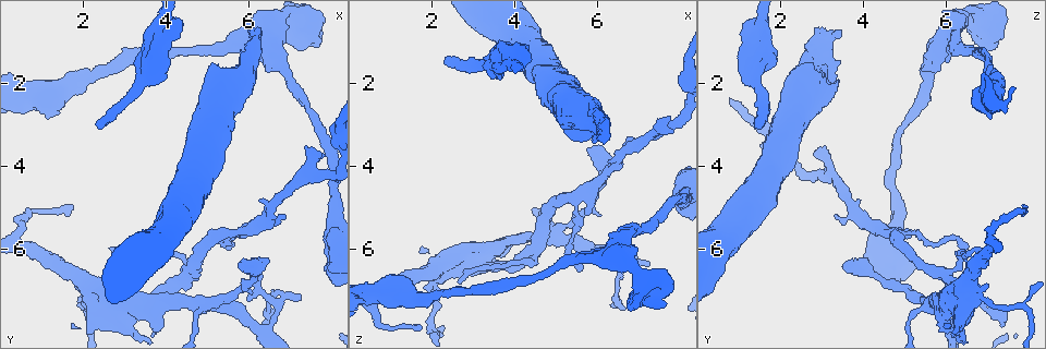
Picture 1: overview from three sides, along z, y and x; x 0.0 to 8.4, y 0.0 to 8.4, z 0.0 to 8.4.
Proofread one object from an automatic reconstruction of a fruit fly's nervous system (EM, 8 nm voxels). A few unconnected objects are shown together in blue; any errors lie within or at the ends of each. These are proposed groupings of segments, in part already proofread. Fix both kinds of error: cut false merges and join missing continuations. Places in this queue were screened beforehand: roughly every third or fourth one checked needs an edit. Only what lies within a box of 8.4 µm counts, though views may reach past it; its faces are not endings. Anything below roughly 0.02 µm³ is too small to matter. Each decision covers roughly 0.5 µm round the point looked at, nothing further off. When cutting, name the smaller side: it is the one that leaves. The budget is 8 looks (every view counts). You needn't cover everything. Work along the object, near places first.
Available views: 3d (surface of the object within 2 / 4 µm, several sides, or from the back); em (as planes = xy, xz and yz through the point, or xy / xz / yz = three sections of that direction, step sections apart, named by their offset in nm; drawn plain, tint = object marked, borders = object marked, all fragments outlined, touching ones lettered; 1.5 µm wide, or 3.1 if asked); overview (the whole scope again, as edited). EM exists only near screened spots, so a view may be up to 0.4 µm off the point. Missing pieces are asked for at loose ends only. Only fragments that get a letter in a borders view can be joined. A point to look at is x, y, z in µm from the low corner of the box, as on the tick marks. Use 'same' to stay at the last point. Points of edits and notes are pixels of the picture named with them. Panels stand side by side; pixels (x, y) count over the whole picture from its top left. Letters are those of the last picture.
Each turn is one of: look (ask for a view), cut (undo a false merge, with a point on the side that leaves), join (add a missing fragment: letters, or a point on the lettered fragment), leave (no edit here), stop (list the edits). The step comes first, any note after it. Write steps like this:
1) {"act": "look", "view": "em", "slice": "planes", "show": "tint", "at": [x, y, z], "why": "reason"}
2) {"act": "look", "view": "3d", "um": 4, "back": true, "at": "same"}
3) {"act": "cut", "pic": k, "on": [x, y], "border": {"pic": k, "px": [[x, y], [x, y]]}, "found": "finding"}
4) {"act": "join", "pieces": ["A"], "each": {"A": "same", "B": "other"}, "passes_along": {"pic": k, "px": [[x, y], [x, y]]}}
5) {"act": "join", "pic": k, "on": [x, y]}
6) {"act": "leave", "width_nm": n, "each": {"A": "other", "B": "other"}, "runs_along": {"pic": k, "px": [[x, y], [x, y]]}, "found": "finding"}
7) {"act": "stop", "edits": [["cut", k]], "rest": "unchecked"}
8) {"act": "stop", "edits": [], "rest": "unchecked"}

{"act": "look", "view": "3d", "um": 2, "back": true, "at": [1.70, 4.90, 7.85], "why": "thin end"}

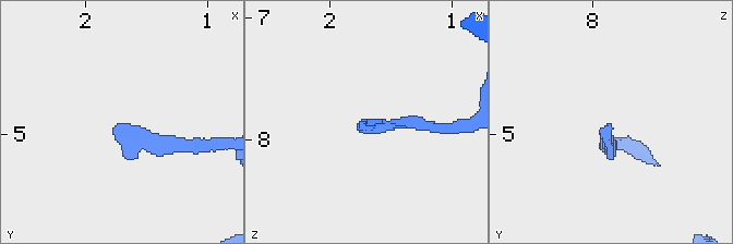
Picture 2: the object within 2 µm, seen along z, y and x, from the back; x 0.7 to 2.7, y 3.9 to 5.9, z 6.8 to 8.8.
{"act": "look", "view": "em", "slice": "xz", "step": 4, "show": "tint", "at": [1.76, 4.98, 7.86]}

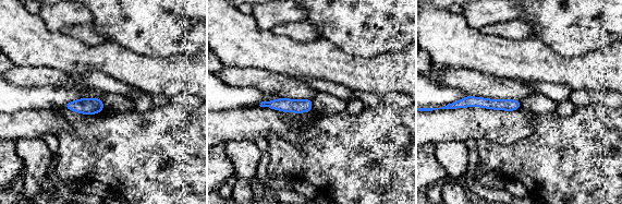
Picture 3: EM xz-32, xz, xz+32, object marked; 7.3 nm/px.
{"act": "look", "view": "em", "slice": "planes", "show": "borders", "at": "same", "why": "another direction"}

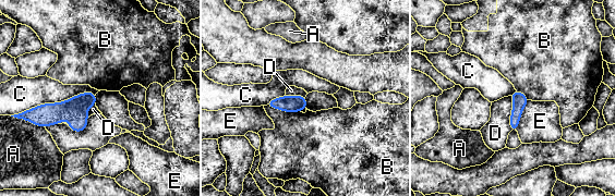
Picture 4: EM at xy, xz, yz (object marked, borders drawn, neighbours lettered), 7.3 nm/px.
{"act": "leave", "each": {"A": "other", "B": "other", "C": "other", "D": "other", "E": "other"}, "border": {"pic": 4, "px": [[510, 96], [511, 130]]}, "found": "no lettered fragment goes on from it"}

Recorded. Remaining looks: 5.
{"act": "look", "view": "em", "slice": "planes", "show": "tint", "at": [2.25, 1.90, 7.05], "why": "thick turns thin"}

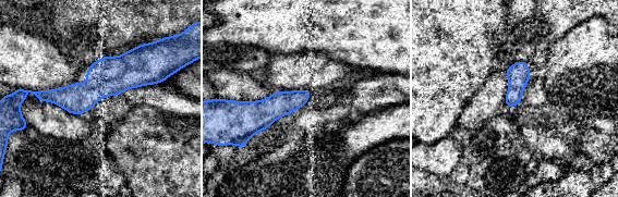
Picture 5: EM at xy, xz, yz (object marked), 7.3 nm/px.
{"act": "look", "view": "em", "slice": "planes", "show": "borders", "at": "same"}

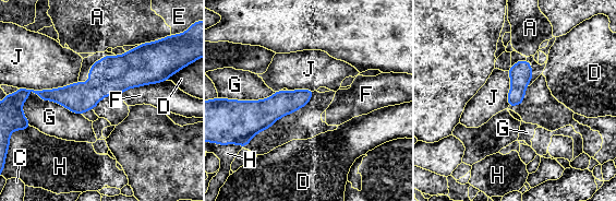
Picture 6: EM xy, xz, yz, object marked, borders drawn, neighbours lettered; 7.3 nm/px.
{"act": "leave", "each": {"A": "other", "C": "other", "D": "other", "E": "other", "F": "other", "G": "other", "H": "other", "J": "other"}, "border": {"pic": 6, "px": [[77, 81], [55, 89], [16, 87]]}, "found": "continuous, no second cell"}

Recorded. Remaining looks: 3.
{"act": "look", "view": "3d", "um": 4, "at": [5.70, 6.35, 3.55], "why": "an open end"}

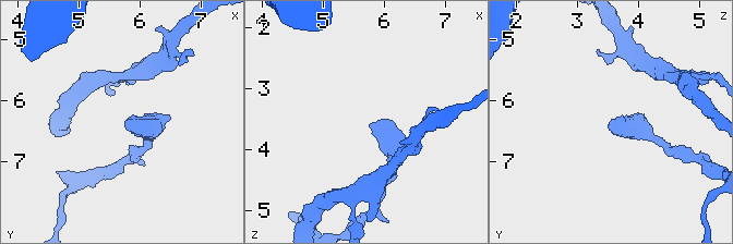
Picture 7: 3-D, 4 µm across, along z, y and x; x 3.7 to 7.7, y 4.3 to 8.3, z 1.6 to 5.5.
{"act": "look", "view": "em", "slice": "planes", "show": "borders", "at": [5.75, 6.45, 3.55]}

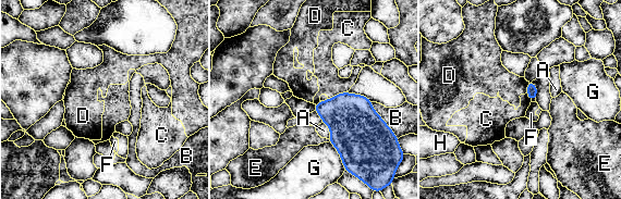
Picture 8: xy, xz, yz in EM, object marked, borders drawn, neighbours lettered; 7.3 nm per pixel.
{"act": "leave", "each": {"A": "other", "B": "other", "C": "other", "D": "other", "E": "other", "F": "other", "G": "other", "H": "other"}, "border": {"pic": 8, "px": [[345, 91], [328, 99]]}, "found": "no lettered fragment goes on from it"}

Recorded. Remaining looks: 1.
{"act": "stop", "edits": [], "rest": "unchecked"}

